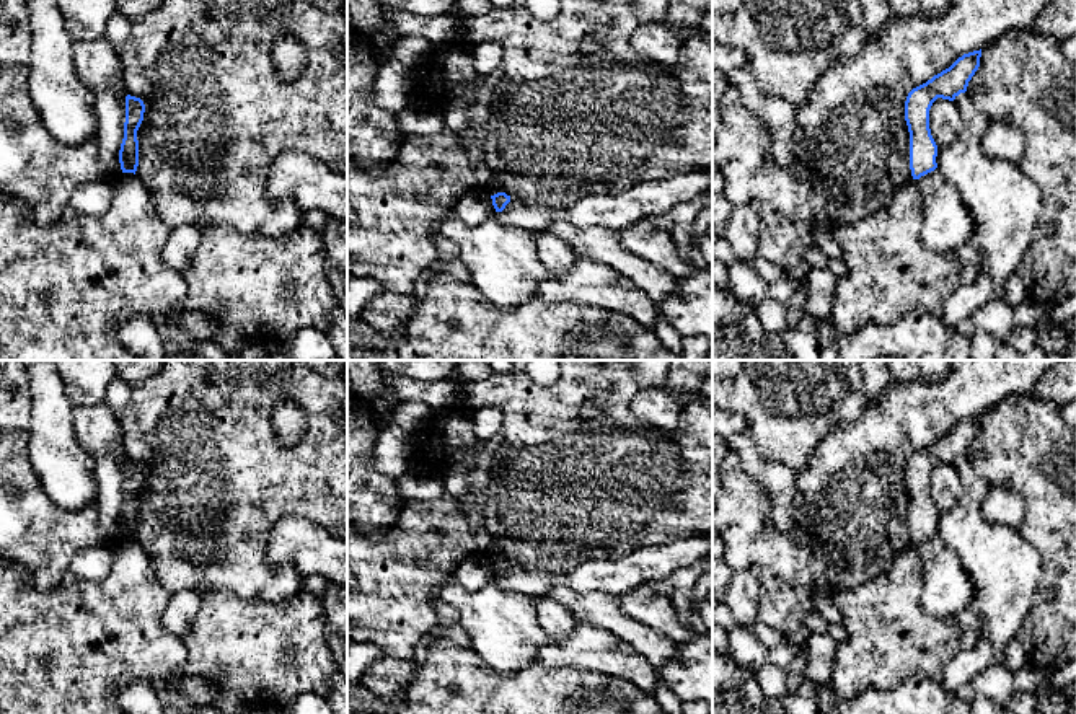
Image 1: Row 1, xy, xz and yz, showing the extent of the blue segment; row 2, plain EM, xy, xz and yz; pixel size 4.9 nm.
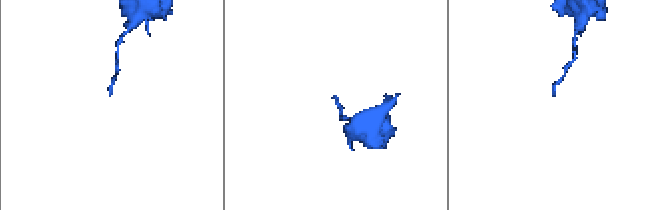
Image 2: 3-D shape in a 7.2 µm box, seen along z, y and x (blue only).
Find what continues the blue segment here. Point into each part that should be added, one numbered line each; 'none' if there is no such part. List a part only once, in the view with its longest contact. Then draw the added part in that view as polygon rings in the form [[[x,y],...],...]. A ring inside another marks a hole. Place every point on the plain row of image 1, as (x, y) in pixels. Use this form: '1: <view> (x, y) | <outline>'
none

